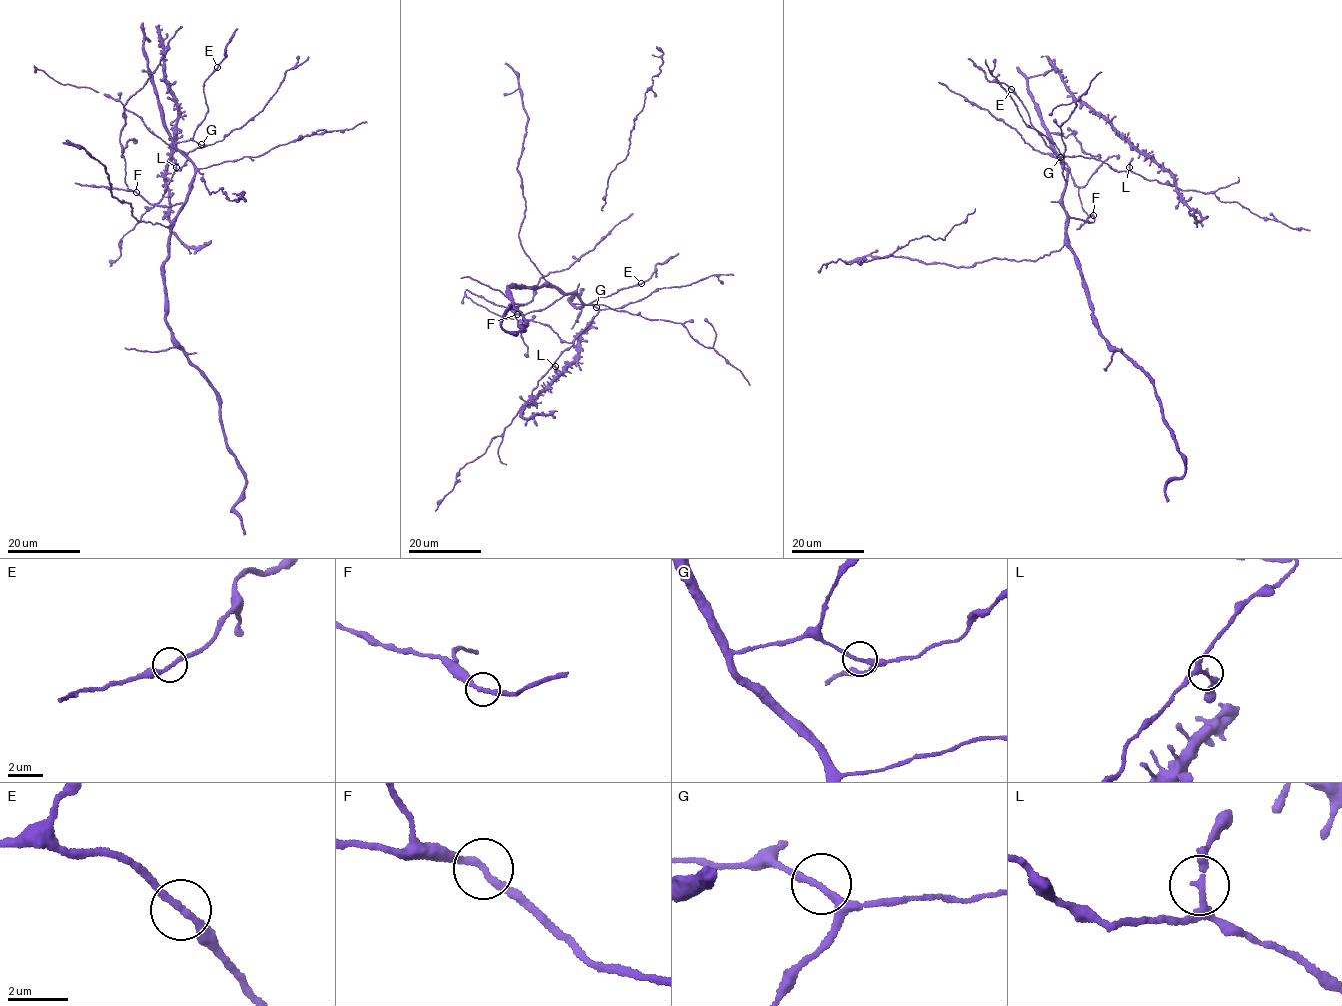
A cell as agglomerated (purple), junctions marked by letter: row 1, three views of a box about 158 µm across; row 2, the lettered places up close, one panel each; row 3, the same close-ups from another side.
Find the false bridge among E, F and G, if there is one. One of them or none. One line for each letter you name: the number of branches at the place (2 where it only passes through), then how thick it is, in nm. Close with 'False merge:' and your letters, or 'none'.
False merge: none

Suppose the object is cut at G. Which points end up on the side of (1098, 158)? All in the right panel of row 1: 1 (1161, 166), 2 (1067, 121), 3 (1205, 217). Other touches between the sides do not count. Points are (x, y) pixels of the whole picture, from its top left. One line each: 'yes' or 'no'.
1: no
2: no
3: no

